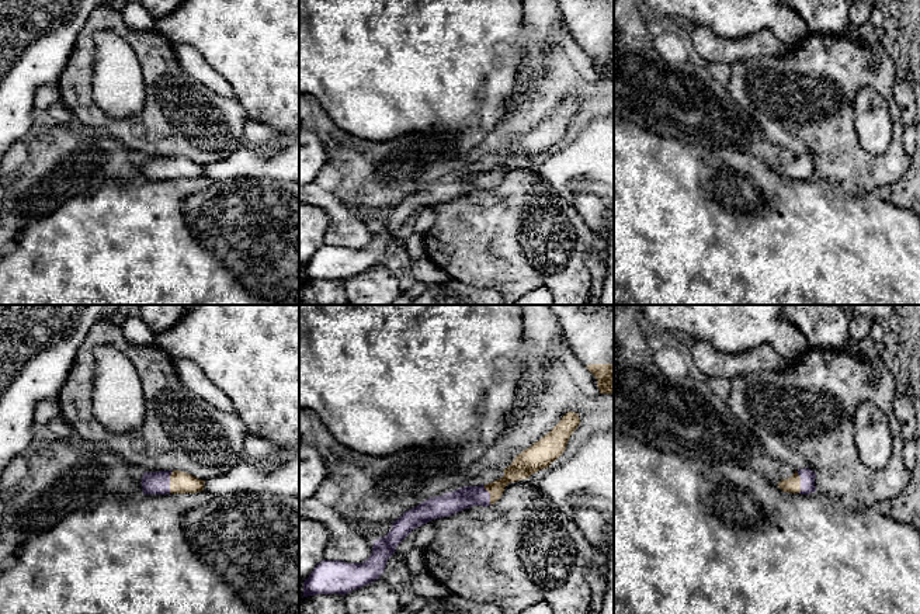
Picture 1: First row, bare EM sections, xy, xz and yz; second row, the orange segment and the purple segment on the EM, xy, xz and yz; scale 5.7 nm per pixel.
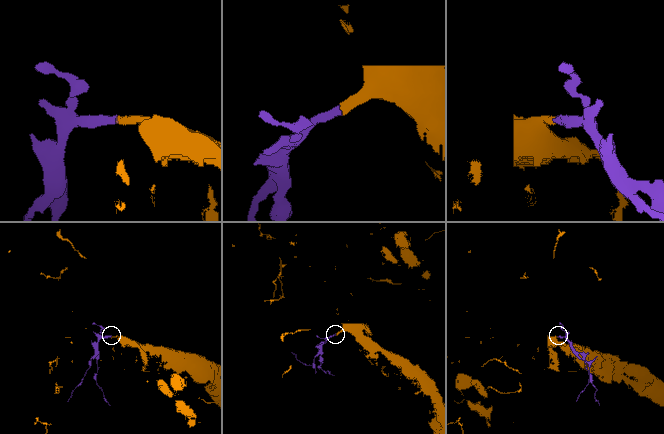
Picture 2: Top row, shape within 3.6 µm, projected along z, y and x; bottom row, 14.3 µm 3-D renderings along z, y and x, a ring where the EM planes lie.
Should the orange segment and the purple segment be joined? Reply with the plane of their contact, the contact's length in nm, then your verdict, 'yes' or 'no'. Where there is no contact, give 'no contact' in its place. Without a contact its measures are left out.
xy | 130 nm | yes

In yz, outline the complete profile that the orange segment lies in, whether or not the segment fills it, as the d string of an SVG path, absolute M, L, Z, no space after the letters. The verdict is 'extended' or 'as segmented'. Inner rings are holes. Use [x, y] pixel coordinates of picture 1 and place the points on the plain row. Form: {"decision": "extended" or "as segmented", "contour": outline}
{"decision": "extended", "contour": "M803 153L795 156L795 159L791 163L781 164L778 173L789 178L809 180L816 177L815 163L816 159L813 156L810 156L809 153Z"}

